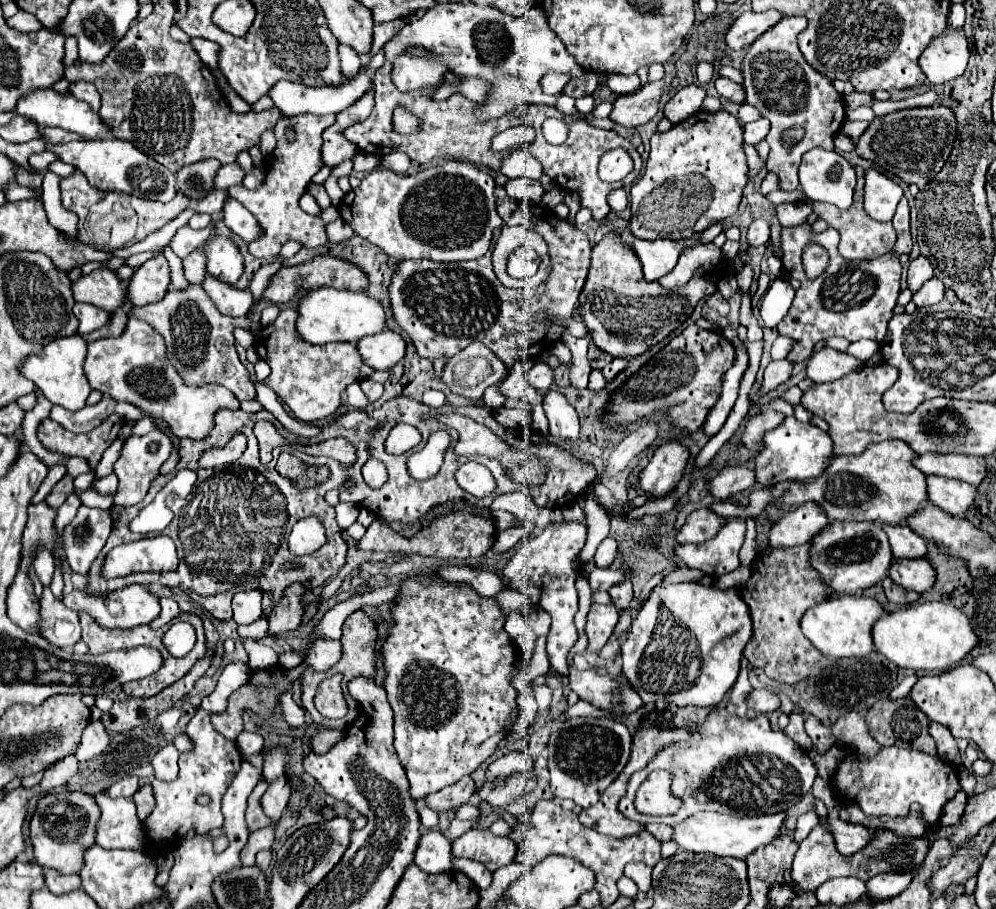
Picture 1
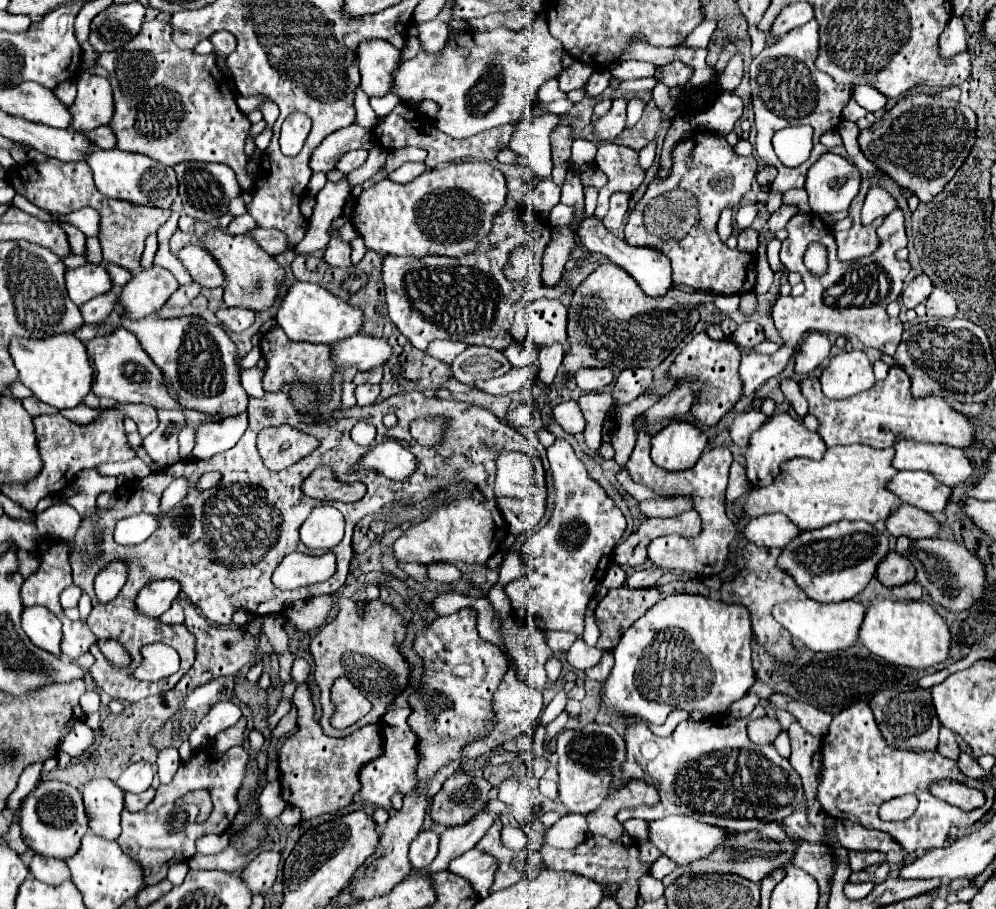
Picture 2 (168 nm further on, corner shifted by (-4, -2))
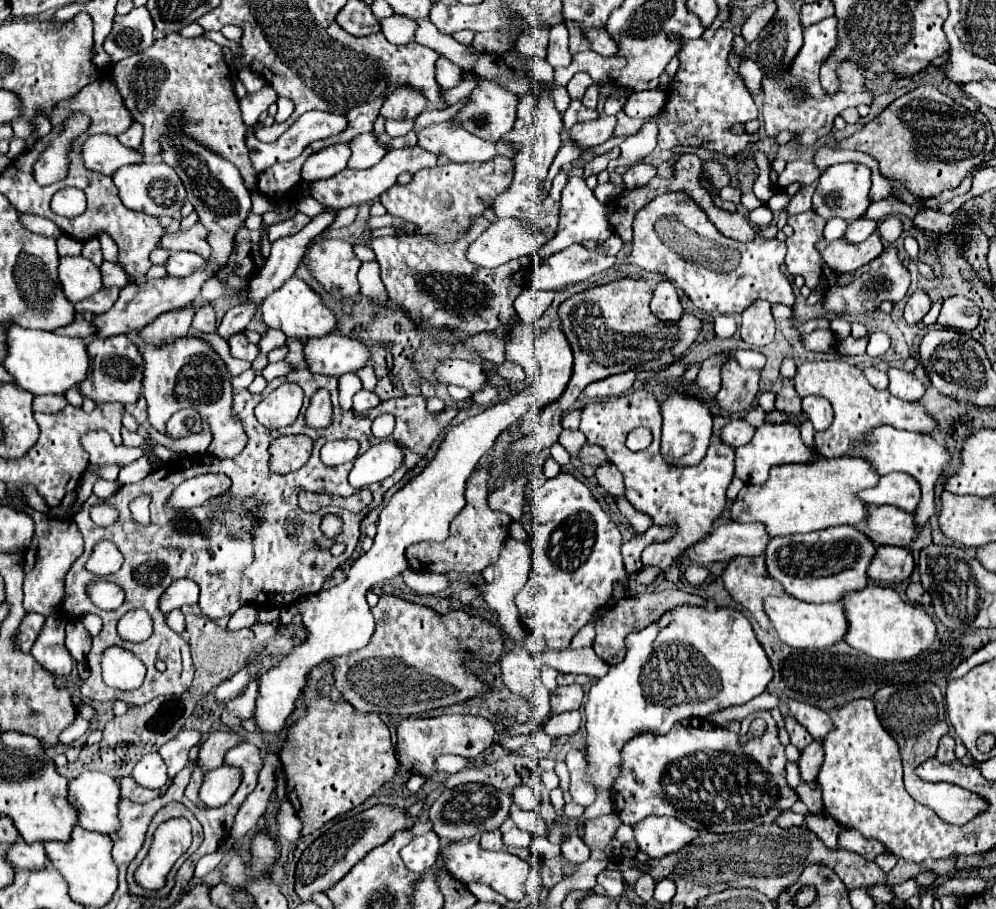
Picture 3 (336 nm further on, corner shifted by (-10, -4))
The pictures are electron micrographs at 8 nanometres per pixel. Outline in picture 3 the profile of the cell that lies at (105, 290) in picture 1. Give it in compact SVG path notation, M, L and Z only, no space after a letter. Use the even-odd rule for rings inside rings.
M61 258L59 278L65 290L65 296L75 304L81 302L103 288L101 270L87 258Z

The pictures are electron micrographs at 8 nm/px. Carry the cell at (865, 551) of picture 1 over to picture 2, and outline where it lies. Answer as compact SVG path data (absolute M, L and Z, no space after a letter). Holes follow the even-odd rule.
M835 522L817 530L805 530L787 544L777 560L777 568L787 572L795 584L815 602L841 602L859 594L875 576L879 560L889 552L887 534L877 532L867 522Z

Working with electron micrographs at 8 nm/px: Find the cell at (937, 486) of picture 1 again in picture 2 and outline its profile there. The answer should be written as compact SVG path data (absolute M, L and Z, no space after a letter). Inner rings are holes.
M897 472L887 482L887 490L893 492L901 502L917 506L919 510L935 516L943 514L951 492L927 472Z

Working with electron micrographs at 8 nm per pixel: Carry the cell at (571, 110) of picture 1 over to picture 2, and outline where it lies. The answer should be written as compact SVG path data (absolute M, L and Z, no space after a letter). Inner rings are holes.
M547 80L547 84L543 84L543 88L537 92L537 98L543 100L543 102L553 102L553 100L565 98L565 92L559 90L557 80Z

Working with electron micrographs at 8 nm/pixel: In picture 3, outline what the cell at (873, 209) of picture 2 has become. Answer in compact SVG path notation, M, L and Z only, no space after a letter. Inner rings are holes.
M859 218L853 224L849 224L849 228L845 232L845 238L849 242L863 242L871 232L875 232L875 222L867 220L867 218Z

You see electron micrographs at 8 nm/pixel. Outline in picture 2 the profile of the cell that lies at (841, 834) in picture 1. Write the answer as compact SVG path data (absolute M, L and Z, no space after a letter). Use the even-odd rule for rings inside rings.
M849 852L849 862L851 862L851 870L859 872L867 866L885 862L885 854L881 854L881 852Z

